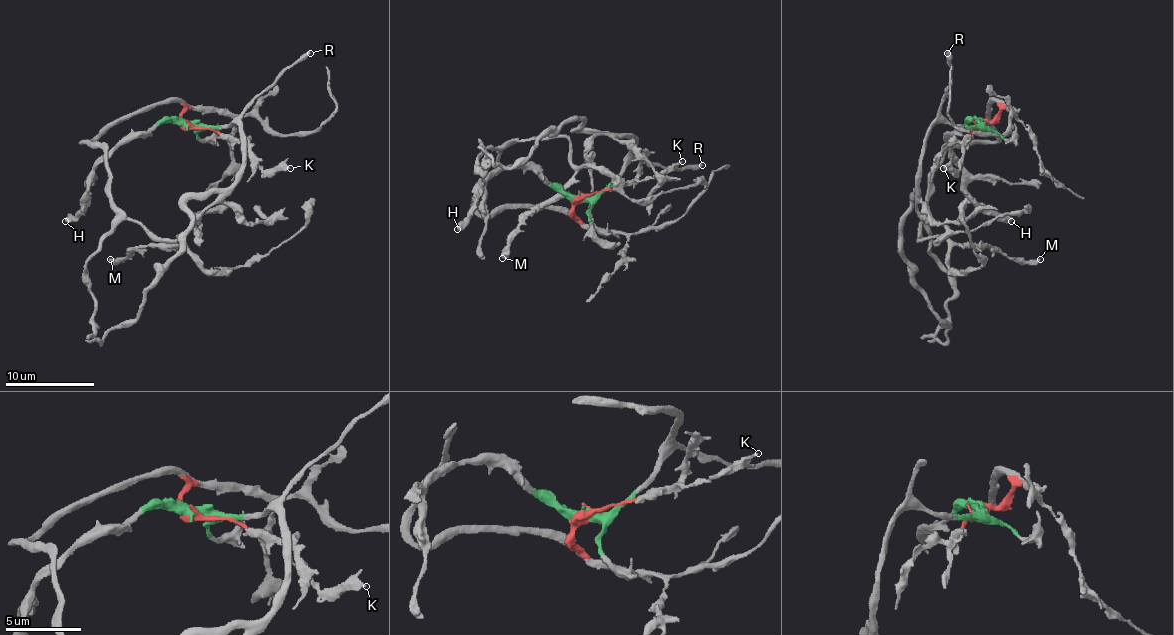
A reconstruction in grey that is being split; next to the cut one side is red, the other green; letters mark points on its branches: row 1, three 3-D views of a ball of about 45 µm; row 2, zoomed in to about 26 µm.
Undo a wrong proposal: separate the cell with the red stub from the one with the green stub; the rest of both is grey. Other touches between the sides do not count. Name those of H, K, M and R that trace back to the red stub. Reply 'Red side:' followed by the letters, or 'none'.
Red side: K, M

